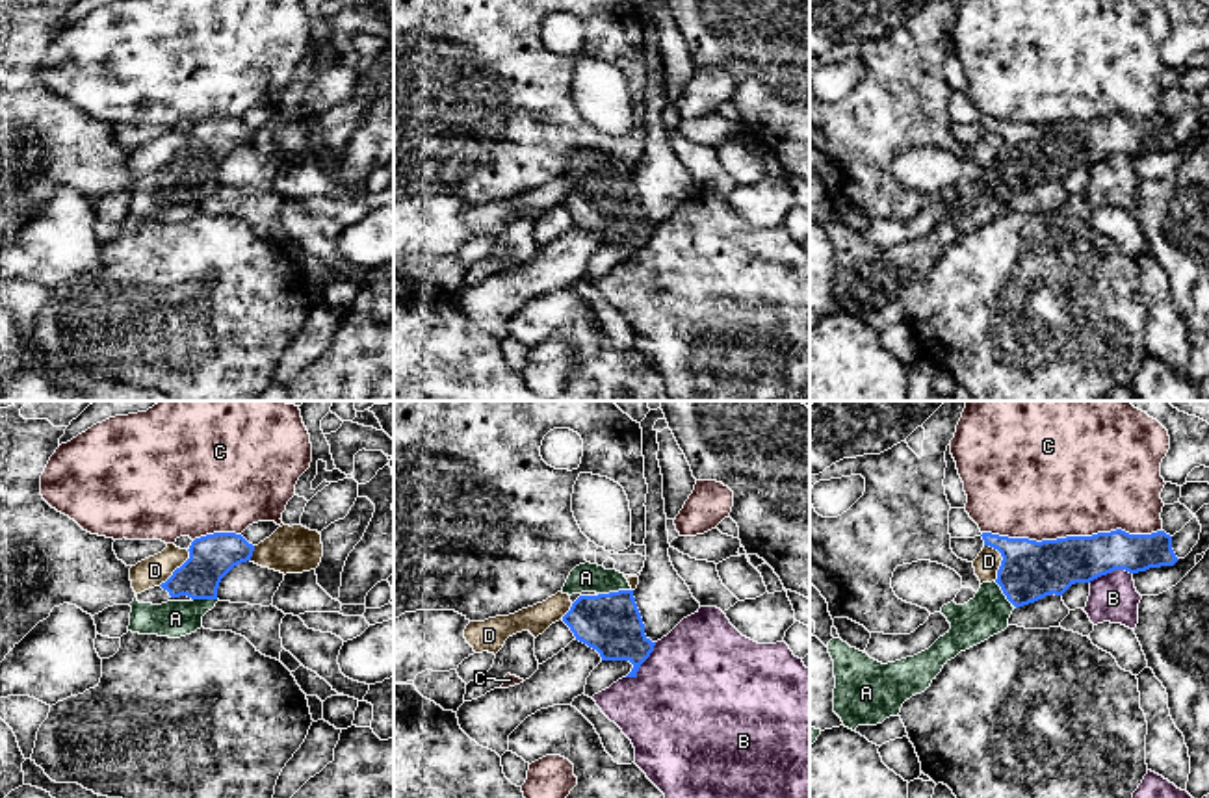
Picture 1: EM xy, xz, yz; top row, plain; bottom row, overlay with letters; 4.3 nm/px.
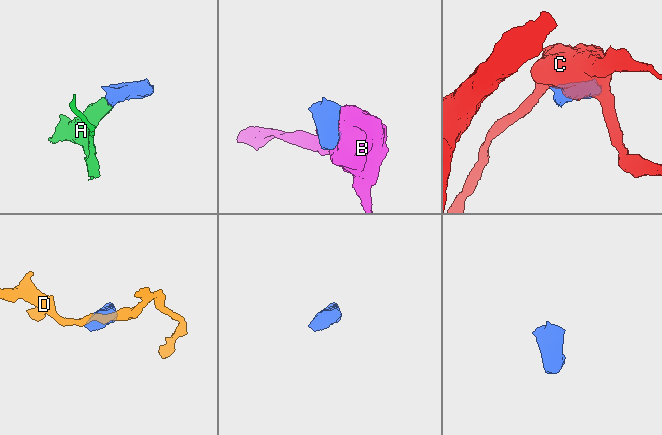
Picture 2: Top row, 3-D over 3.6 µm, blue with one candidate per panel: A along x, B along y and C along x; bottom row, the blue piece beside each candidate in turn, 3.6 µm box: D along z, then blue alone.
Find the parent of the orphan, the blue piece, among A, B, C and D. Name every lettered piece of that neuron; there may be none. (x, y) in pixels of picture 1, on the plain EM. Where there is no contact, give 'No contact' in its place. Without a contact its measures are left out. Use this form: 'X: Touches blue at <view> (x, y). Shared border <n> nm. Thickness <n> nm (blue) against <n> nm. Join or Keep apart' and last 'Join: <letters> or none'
A: Touches blue at xz (613, 177). Shared border 150 nm. Thickness 260 nm (blue) against 130 nm. Join
B: Touches blue at xz (643, 245). Shared border 200 nm. Thickness 260 nm (blue) against 480 nm. Keep apart
C: Touches blue at yz (1072, 121). Shared border 800 nm. Thickness 260 nm (blue) against 500 nm. Keep apart
D: Touches blue at yz (1003, 143). Shared border 170 nm. Thickness 260 nm (blue) against 110 nm. Keep apart
Join: A

